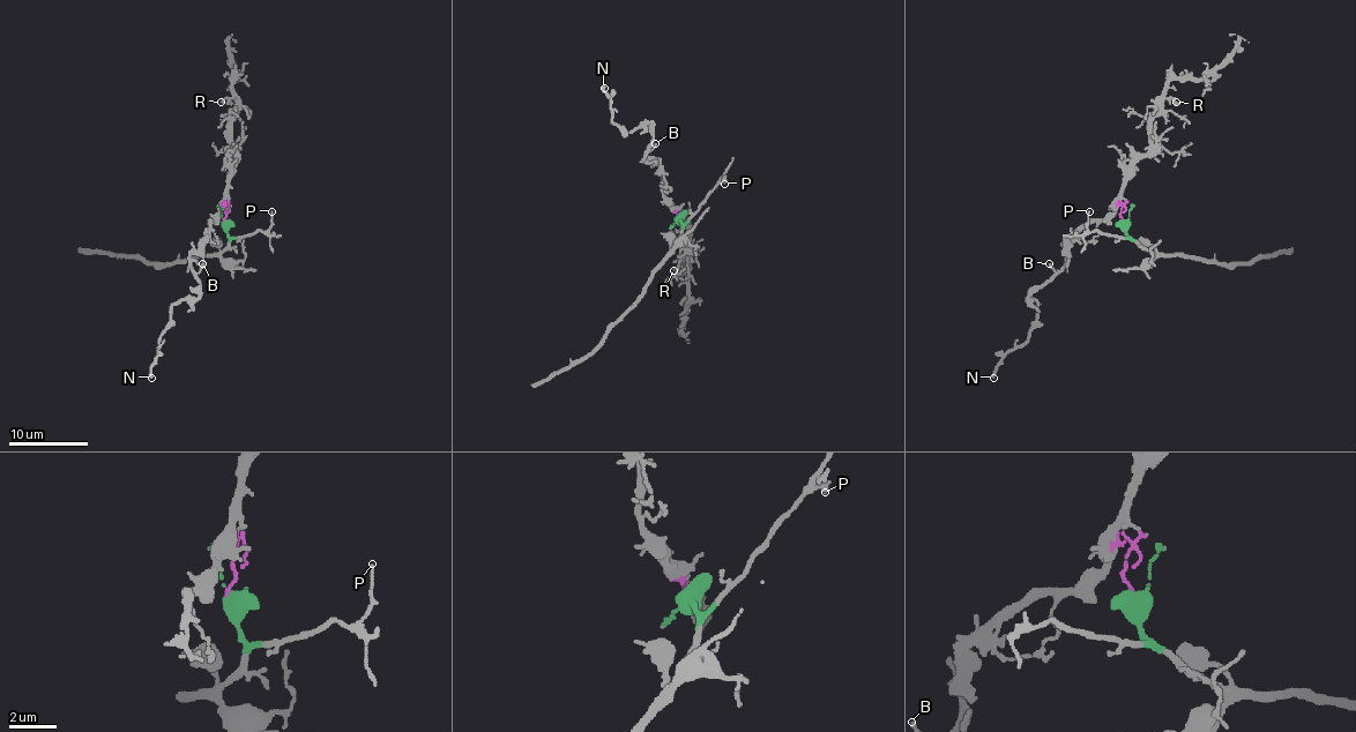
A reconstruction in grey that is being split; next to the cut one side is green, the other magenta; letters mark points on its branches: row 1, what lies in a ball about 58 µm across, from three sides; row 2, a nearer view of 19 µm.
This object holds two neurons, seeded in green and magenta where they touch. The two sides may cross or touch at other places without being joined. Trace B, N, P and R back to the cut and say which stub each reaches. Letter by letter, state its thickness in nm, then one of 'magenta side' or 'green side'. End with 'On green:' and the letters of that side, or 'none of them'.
B: 110 nm thick; magenta side
N: 200 nm thick; magenta side
P: 80 nm thick; green side
R: 120 nm thick; magenta side
On green: P

